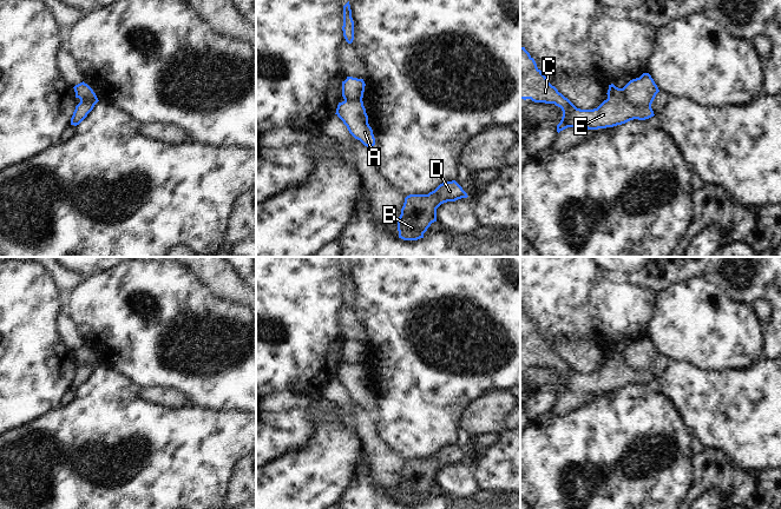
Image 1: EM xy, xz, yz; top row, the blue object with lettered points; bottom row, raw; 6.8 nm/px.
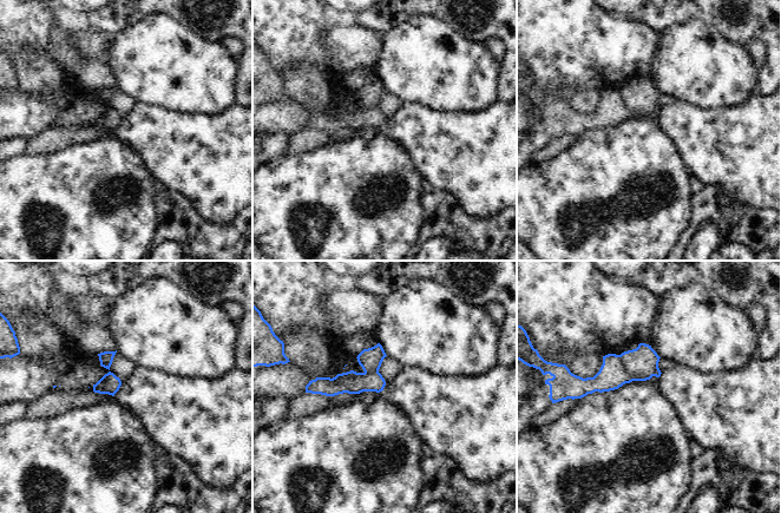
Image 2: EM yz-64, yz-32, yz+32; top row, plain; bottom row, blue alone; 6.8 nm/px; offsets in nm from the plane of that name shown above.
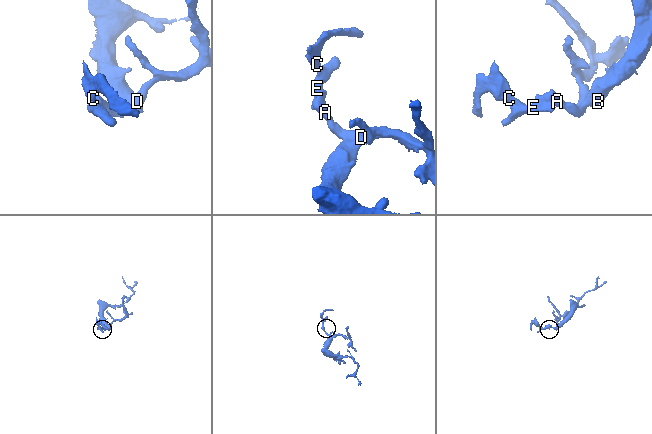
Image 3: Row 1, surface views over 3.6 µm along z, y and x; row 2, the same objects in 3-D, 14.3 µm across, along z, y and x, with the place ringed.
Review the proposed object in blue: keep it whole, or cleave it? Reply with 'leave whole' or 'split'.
split

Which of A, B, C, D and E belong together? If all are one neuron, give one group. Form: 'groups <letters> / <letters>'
groups A B D / C E

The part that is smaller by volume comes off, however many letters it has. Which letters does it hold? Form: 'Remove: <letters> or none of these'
Remove: C, E

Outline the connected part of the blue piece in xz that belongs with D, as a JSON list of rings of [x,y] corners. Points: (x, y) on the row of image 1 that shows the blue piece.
[[[455,180],[440,184],[428,194],[407,196],[398,219],[399,238],[403,240],[424,238],[431,224],[437,222],[437,209],[441,204],[467,197]]]

